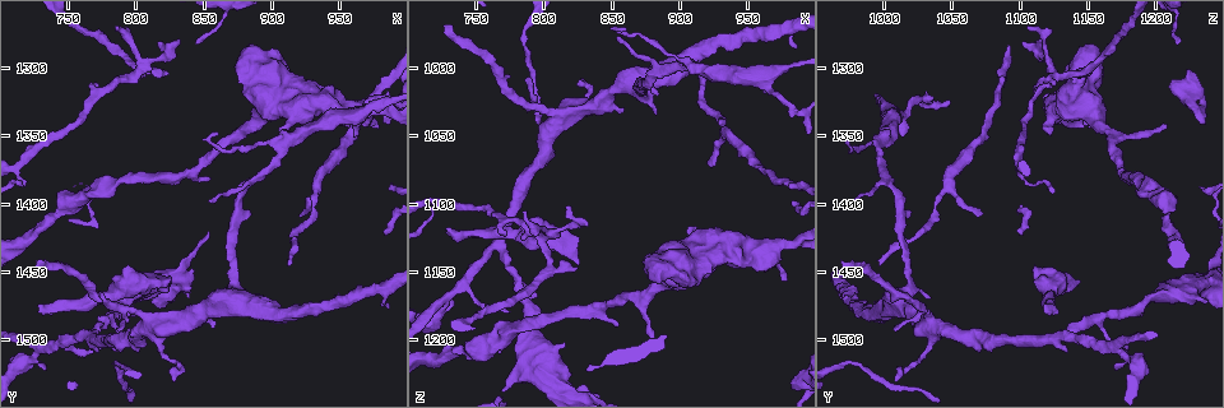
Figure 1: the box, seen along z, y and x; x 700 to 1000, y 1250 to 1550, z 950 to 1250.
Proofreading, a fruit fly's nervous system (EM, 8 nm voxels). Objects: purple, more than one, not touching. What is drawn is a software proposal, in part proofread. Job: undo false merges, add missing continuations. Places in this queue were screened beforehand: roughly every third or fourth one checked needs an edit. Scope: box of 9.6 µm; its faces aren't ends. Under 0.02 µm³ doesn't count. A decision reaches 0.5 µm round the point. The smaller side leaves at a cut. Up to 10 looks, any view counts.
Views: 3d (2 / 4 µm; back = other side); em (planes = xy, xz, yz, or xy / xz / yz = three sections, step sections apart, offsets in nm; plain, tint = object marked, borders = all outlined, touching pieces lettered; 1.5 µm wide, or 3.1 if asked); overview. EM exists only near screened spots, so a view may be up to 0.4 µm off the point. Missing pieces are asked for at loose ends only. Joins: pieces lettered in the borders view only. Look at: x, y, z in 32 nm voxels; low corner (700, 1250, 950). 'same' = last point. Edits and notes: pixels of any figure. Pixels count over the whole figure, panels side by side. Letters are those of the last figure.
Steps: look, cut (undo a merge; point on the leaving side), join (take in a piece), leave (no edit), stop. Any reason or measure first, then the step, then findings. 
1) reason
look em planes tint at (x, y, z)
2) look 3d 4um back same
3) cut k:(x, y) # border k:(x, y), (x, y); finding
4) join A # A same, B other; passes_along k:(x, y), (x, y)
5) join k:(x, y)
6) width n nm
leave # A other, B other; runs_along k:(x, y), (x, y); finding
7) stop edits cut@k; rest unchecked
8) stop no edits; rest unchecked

an open end
look em planes plain at (912, 1444, 994)

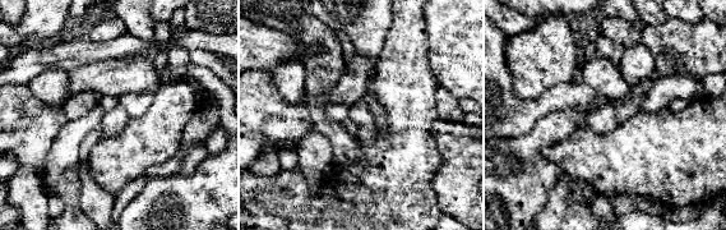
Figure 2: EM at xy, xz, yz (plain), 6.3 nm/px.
see the neighbours
look em planes borders same

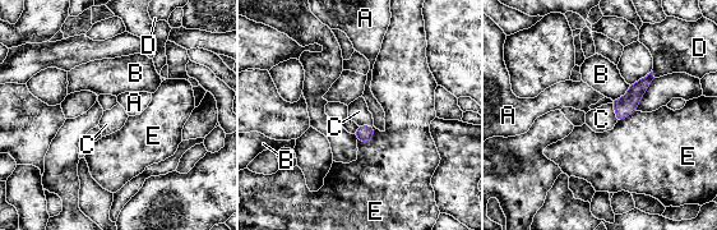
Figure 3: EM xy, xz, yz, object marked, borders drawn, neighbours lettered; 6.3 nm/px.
join C # A other, B other, C same, D other, E other; passes_along 3:(627, 105), (615, 113), (601, 119); it goes on there

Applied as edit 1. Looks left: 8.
see it whole again
look overview

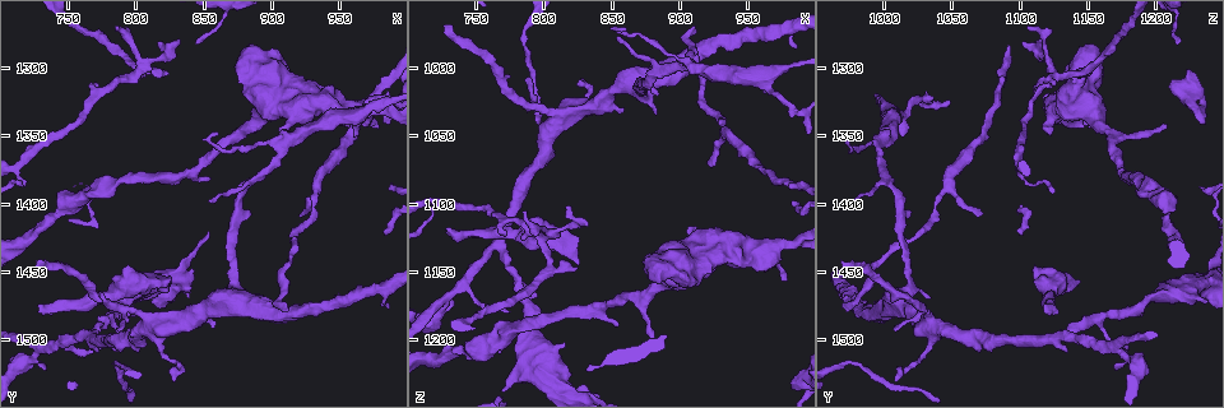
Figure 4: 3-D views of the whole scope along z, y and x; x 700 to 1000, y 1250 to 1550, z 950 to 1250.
stops while still wide
look em planes borders at (826, 1456, 1142)

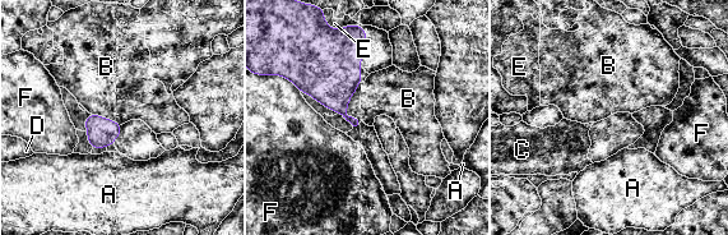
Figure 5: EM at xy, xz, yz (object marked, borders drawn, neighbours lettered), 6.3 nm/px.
longest_contact B 260 nm
leave # A other, B other, C other, D other, E other, F other; border 5:(361, 83), (347, 107), (357, 124); none of them fits

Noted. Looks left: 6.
free end
look 3d 2um at (730, 1472, 1118)

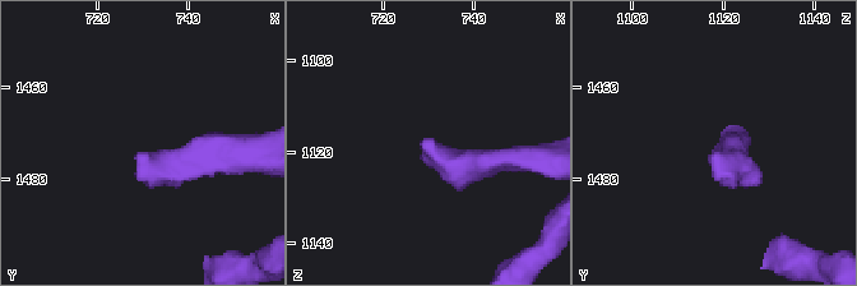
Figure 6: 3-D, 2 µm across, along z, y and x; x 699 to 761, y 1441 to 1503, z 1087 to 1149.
now the EM
look em planes borders at (729, 1475, 1117)

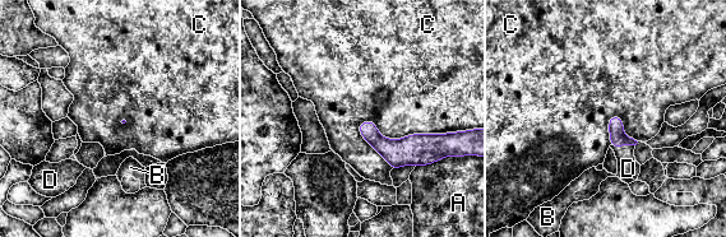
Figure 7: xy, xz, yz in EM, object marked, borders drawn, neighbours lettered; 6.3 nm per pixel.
join D # A other, B other, C other, D same; passes_along 7:(618, 138), (623, 144), (628, 168); it goes on there

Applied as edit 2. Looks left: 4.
an open end
look em xz step 8 tint at (984, 1340, 1236)

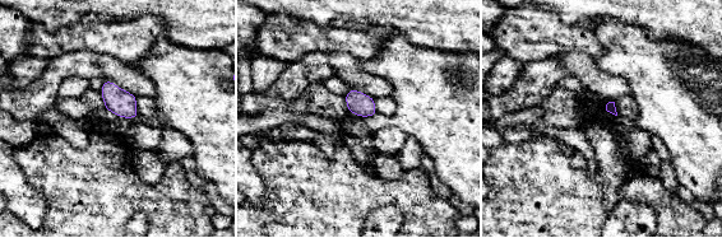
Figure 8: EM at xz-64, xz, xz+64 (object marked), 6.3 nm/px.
cut it another way
look em planes borders same

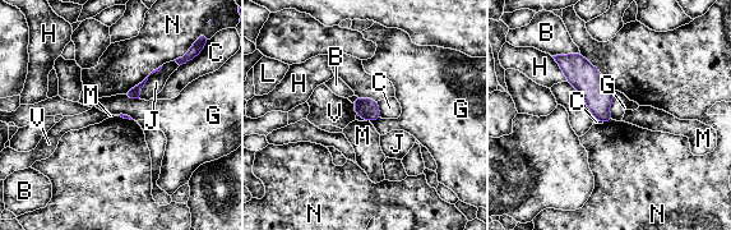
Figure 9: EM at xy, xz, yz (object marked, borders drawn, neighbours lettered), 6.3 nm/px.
leave # B other, C other, G other, H other, J other, L other, M other, N other, V other; border 9:(579, 53), (598, 70), (614, 91); no lettered piece goes on from it

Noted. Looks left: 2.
stop edits join@3, join@7; rest unchecked

